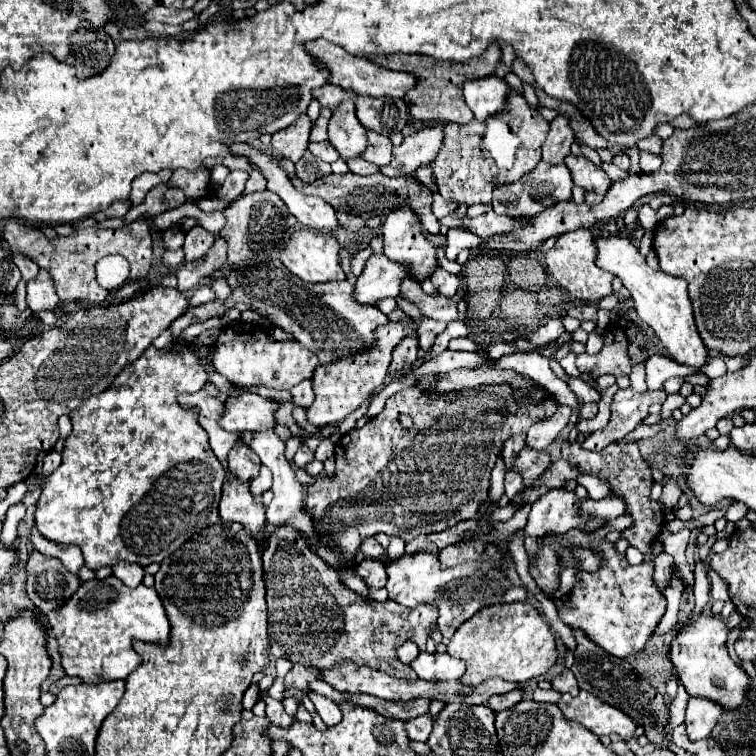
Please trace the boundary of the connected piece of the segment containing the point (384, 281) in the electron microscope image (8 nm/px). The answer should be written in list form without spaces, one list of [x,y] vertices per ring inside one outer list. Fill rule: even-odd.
[[[371,256],[355,282],[353,298],[359,304],[375,306],[379,300],[399,296],[399,278],[407,278],[407,270],[385,256]]]

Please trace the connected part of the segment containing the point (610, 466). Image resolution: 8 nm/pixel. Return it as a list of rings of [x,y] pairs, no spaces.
[[[577,442],[563,444],[563,458],[571,464],[579,468],[579,474],[593,474],[601,480],[605,480],[611,486],[611,496],[621,496],[625,500],[625,514],[629,514],[633,518],[633,526],[623,530],[621,536],[629,540],[631,546],[635,546],[643,556],[651,554],[651,546],[655,542],[655,538],[661,534],[661,528],[665,524],[665,514],[663,514],[663,506],[655,500],[651,500],[651,470],[649,466],[643,462],[639,450],[635,450],[633,446],[637,446],[637,442],[611,442],[609,446],[621,446],[621,448],[611,448],[613,452],[593,452],[593,450],[585,450],[581,448]]]

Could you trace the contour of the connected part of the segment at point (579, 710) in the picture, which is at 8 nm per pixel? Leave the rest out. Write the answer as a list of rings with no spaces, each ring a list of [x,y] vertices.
[[[579,690],[577,696],[563,694],[557,706],[569,720],[585,726],[597,736],[619,734],[623,740],[631,740],[635,736],[637,724],[627,714],[613,706],[607,706],[605,702],[599,702],[593,694],[587,694],[585,690]]]

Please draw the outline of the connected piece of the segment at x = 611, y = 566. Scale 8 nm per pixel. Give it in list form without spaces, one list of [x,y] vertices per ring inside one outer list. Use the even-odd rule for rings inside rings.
[[[599,540],[593,542],[591,548],[597,552],[603,552],[605,560],[603,566],[589,574],[579,570],[577,560],[569,554],[569,548],[573,544],[563,544],[565,552],[559,556],[561,566],[571,566],[577,570],[577,582],[571,588],[569,598],[559,608],[559,616],[565,624],[571,628],[581,628],[589,634],[593,642],[597,642],[603,650],[617,658],[627,658],[635,652],[639,652],[647,638],[653,634],[657,622],[665,614],[665,596],[653,586],[653,562],[645,560],[639,566],[631,566],[623,554],[619,554],[611,542]]]

